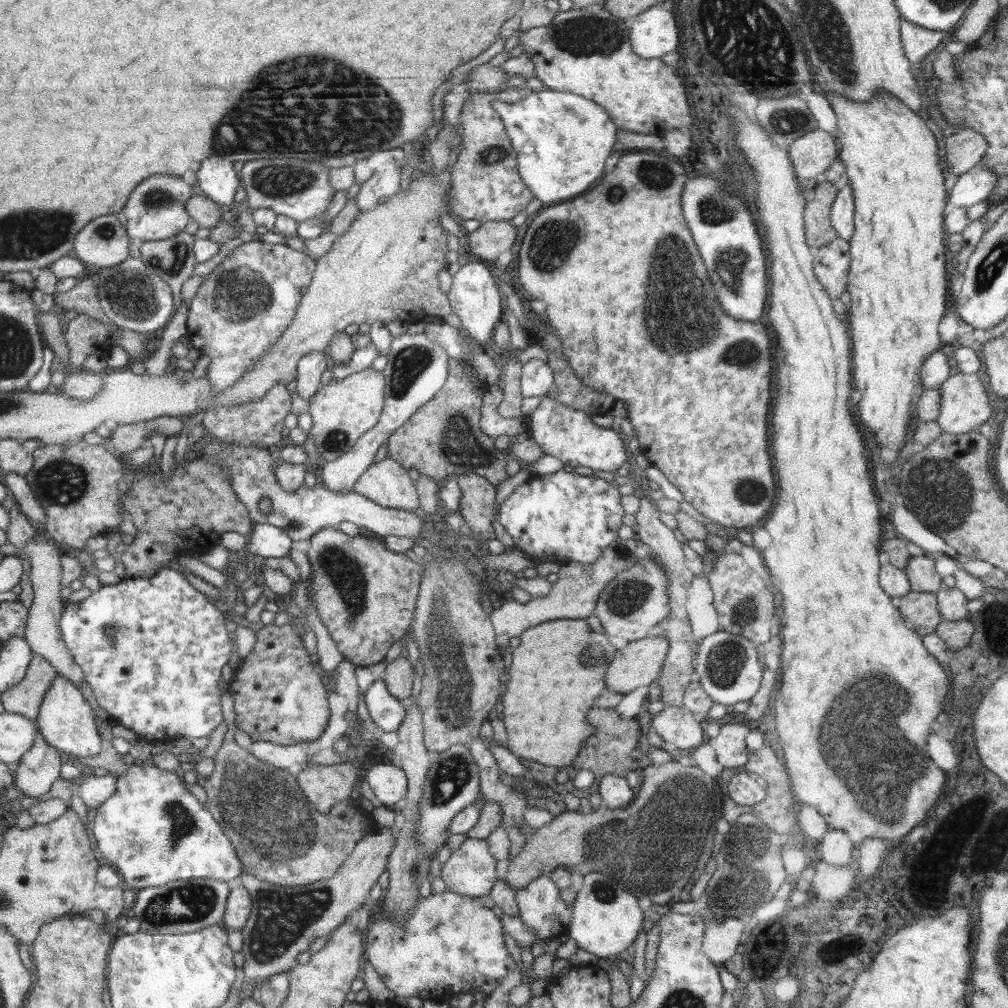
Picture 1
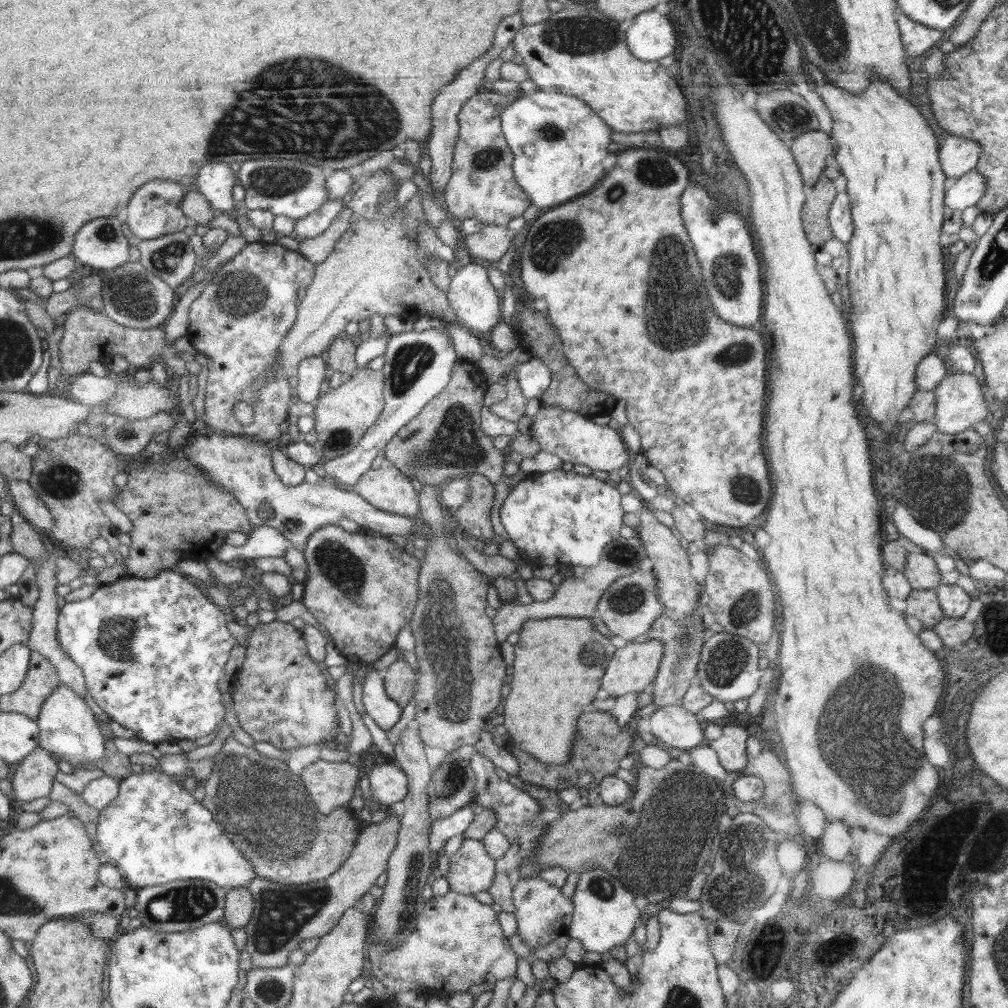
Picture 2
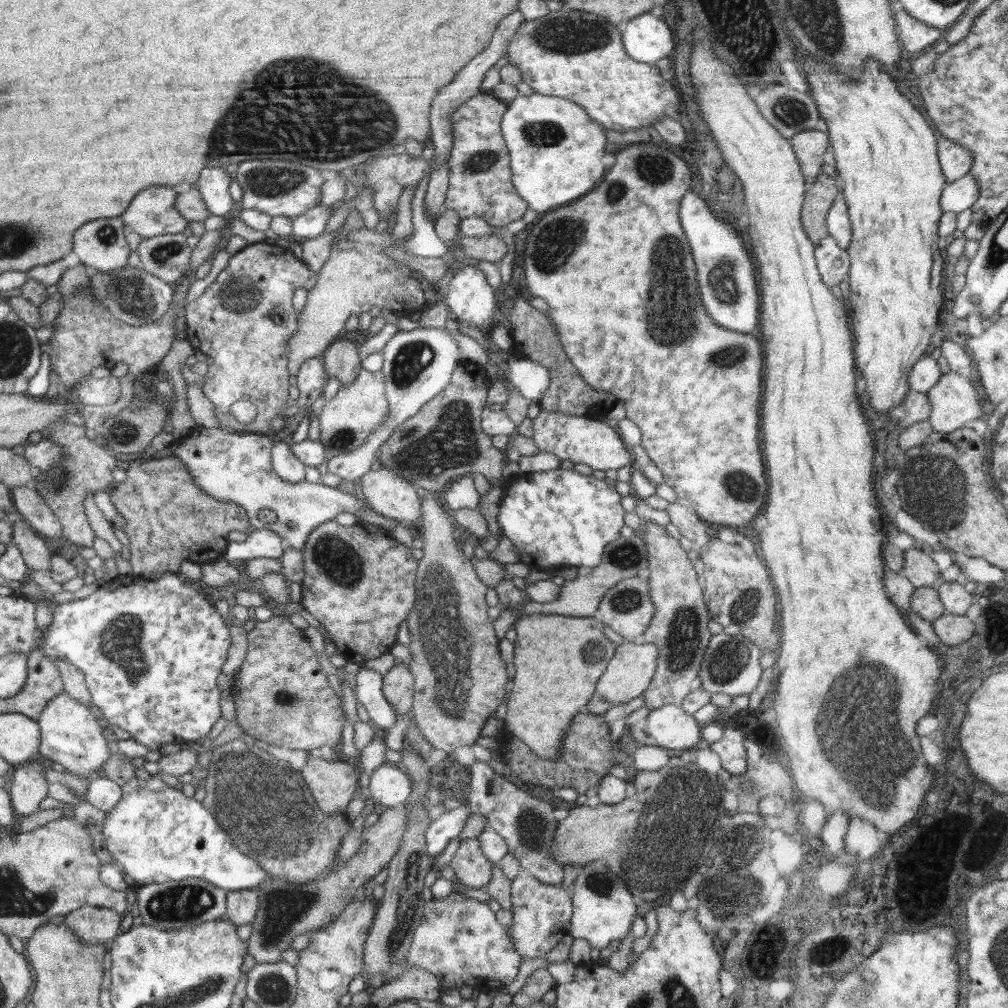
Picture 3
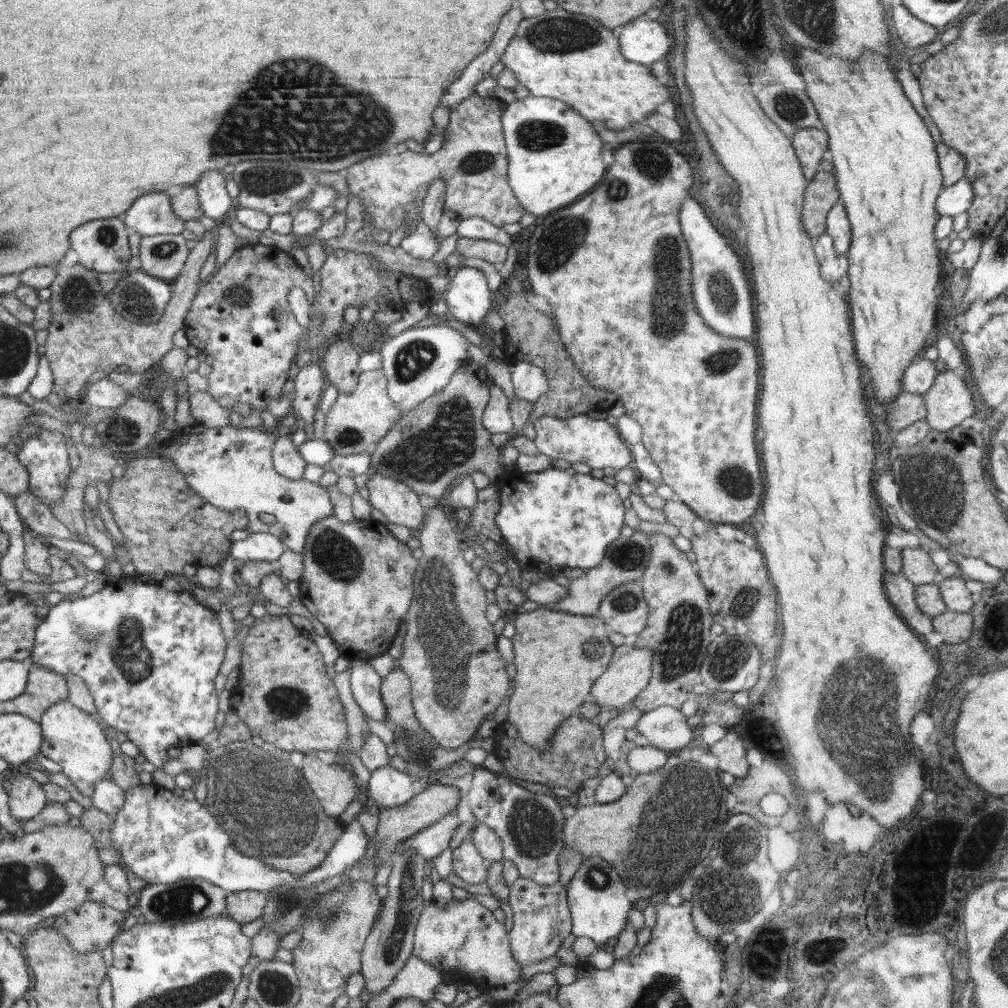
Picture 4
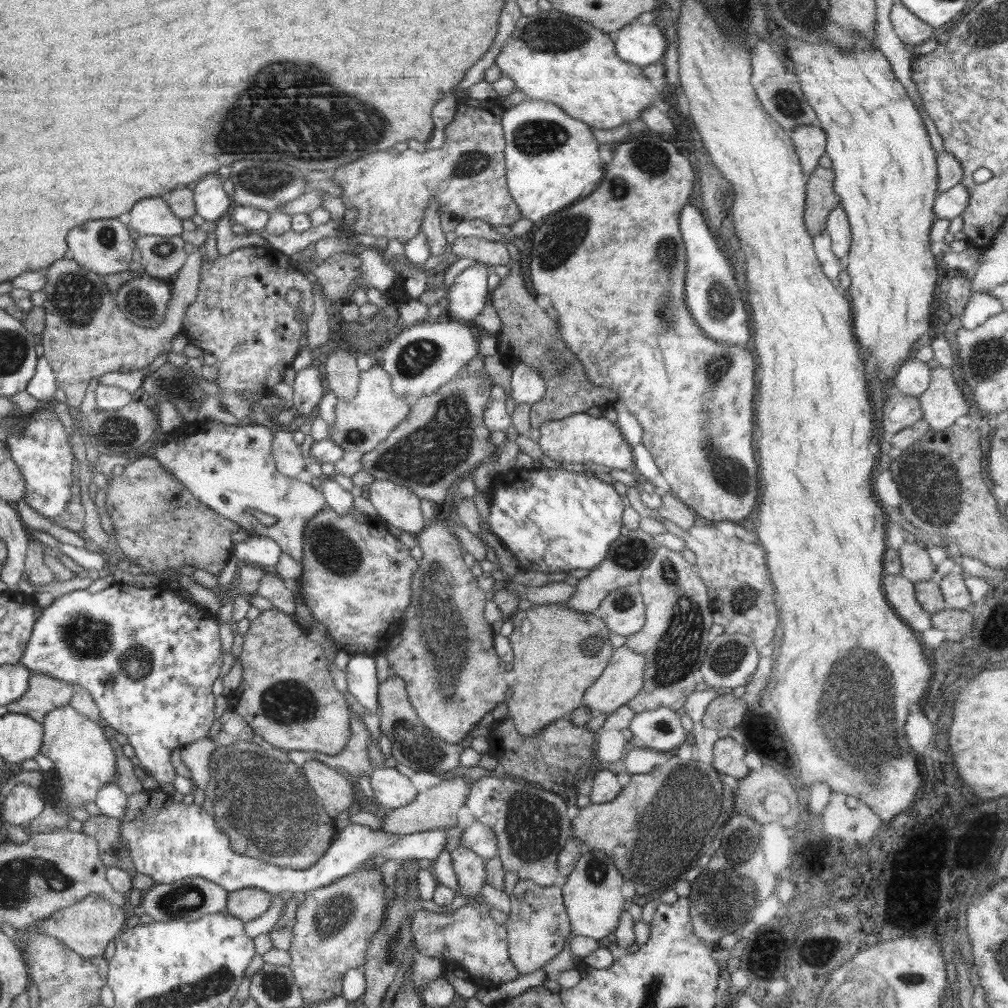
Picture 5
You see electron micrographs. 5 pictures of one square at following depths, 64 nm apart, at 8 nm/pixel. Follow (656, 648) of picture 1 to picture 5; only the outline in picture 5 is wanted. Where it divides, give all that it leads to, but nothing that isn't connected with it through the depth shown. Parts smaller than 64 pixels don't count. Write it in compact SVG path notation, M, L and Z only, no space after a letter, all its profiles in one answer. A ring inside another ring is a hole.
M626 645L614 649L602 674L589 686L583 696L583 705L592 713L610 715L622 705L632 700L644 684L645 658Z

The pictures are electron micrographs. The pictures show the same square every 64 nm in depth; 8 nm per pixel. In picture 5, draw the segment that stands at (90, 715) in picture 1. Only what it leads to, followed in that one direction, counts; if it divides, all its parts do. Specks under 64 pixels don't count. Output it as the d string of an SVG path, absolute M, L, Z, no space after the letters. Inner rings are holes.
M69 704L49 712L42 726L43 742L40 753L56 765L54 773L60 778L60 784L55 786L56 794L53 797L46 795L46 802L58 802L62 811L71 816L73 809L85 809L87 802L95 802L100 788L114 783L115 754L100 725L74 710Z

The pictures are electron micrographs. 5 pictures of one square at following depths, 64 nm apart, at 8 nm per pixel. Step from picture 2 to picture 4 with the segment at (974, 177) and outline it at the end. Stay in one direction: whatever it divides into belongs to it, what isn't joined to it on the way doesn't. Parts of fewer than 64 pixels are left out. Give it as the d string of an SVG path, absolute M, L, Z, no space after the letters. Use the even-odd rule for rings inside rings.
M964 177L956 184L943 187L936 199L936 212L940 216L952 216L967 212L974 198L970 181Z

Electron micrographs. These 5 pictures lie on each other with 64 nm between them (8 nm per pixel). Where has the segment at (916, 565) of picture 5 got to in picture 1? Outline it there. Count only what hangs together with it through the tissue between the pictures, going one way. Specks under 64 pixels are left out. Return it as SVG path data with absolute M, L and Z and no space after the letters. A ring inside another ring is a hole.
M911 556L903 570L911 584L912 591L938 592L944 584L935 569L935 560L923 556Z

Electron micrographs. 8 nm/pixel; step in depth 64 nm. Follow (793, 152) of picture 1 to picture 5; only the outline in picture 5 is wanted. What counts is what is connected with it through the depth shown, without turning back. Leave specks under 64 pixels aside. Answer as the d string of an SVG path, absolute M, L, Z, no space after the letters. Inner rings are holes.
M800 125L789 132L789 137L795 146L804 174L809 176L819 165L818 160L825 152L827 136L824 129L821 126Z

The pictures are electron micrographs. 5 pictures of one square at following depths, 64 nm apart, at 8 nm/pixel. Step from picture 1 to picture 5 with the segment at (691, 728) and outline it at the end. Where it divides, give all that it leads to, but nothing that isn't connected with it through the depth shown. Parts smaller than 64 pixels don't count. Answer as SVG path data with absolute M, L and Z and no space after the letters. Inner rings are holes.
M670 708L636 713L626 731L629 741L638 739L642 747L673 754L686 740L680 716Z

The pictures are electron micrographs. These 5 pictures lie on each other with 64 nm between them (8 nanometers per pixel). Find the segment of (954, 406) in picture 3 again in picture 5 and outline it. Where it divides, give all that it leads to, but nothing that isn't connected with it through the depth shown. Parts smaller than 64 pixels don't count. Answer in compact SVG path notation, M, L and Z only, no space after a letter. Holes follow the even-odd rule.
M942 365L931 369L930 384L918 397L923 419L932 430L943 431L954 425L956 418L968 415L970 404L956 384L953 371Z

